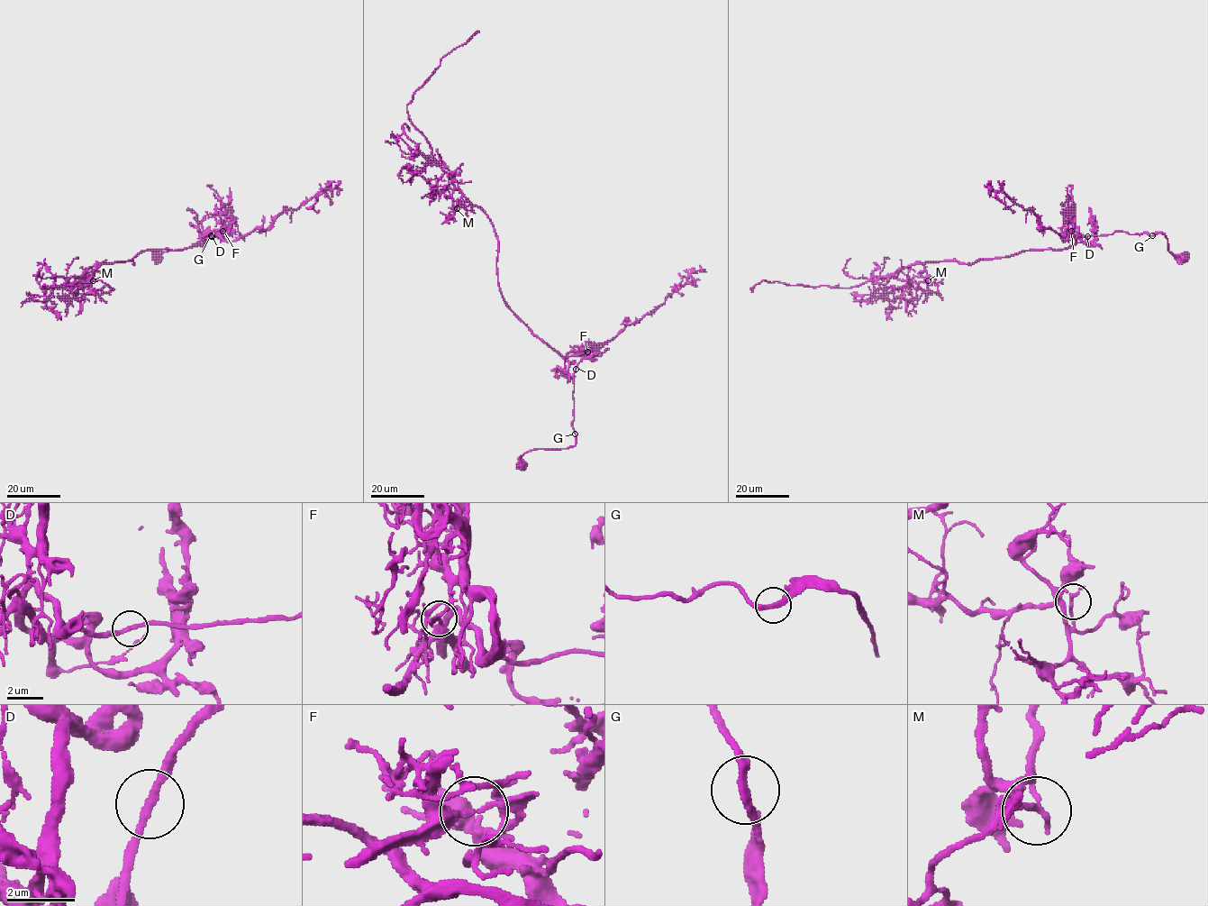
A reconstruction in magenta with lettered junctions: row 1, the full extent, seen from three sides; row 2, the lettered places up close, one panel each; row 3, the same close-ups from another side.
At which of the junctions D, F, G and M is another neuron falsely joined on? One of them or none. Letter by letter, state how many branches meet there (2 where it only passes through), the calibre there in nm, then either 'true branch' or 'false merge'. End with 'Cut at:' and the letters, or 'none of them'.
D: 2 branches meet; 200 nm thick; true branch
F: 2 branches meet; 170 nm thick; false merge
G: 2 branches meet; 240 nm thick; true branch
M: 2 branches meet; 160 nm thick; true branch
Cut at: F

